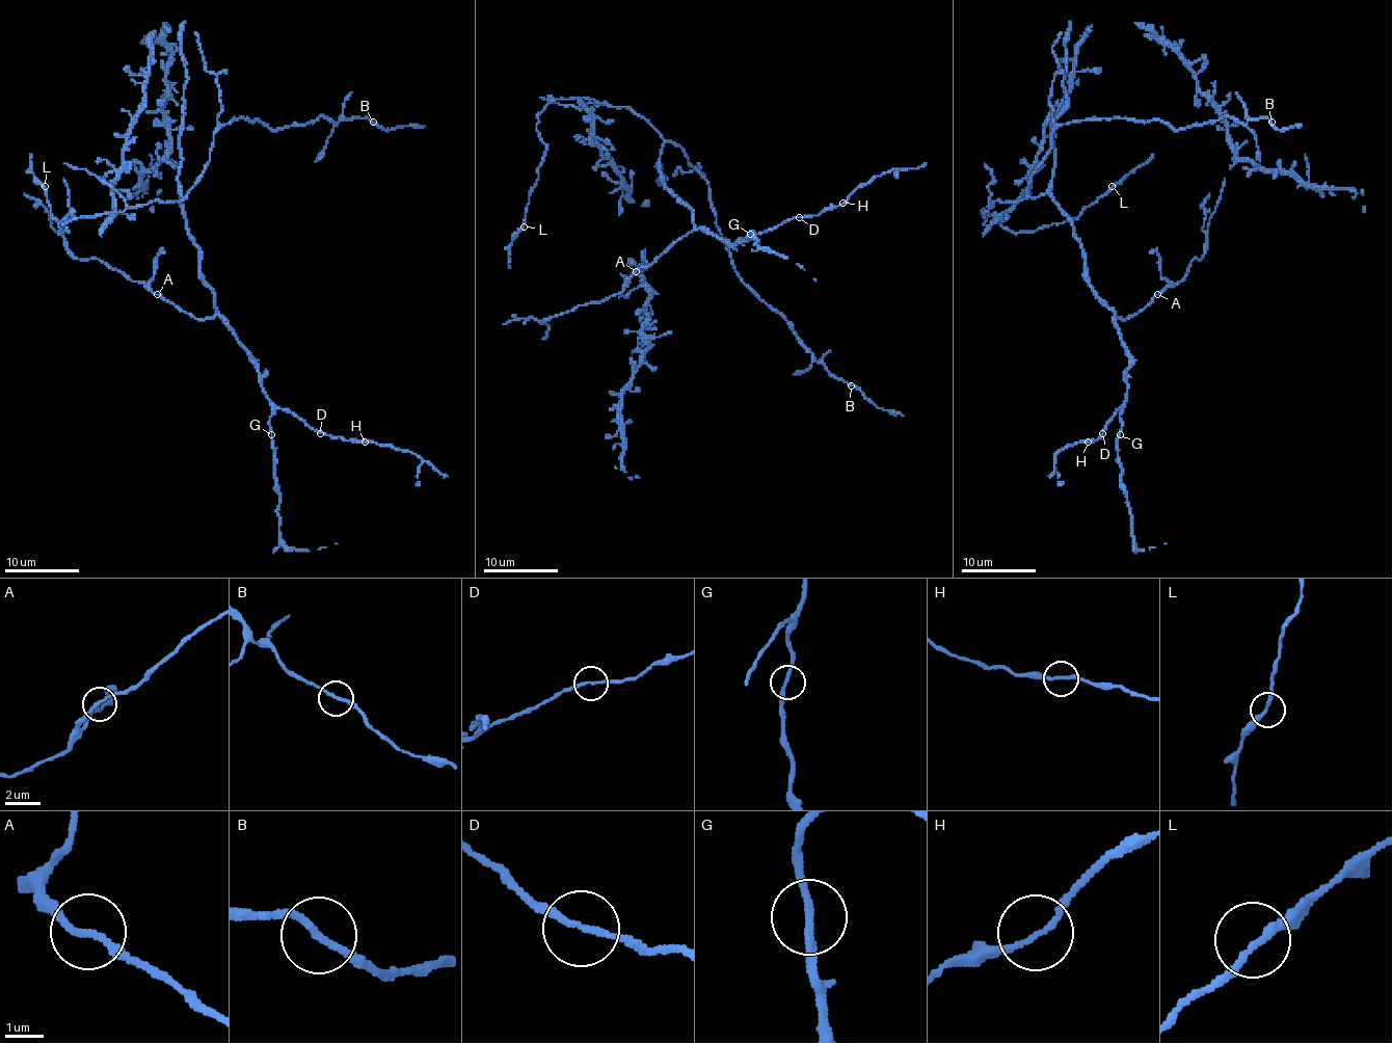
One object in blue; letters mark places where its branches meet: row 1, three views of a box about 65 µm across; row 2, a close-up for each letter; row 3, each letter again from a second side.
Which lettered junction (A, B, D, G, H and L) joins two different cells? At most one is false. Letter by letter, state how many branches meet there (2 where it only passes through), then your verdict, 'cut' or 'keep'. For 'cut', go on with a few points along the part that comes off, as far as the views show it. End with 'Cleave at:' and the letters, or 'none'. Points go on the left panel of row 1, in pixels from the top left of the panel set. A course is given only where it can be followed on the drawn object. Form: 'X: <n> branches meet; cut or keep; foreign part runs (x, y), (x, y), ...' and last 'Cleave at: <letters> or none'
A: 2 branches meet; keep
B: 2 branches meet; keep
D: 2 branches meet; keep
G: 2 branches meet; keep
H: 2 branches meet; keep
L: 2 branches meet; keep
Cleave at: none

